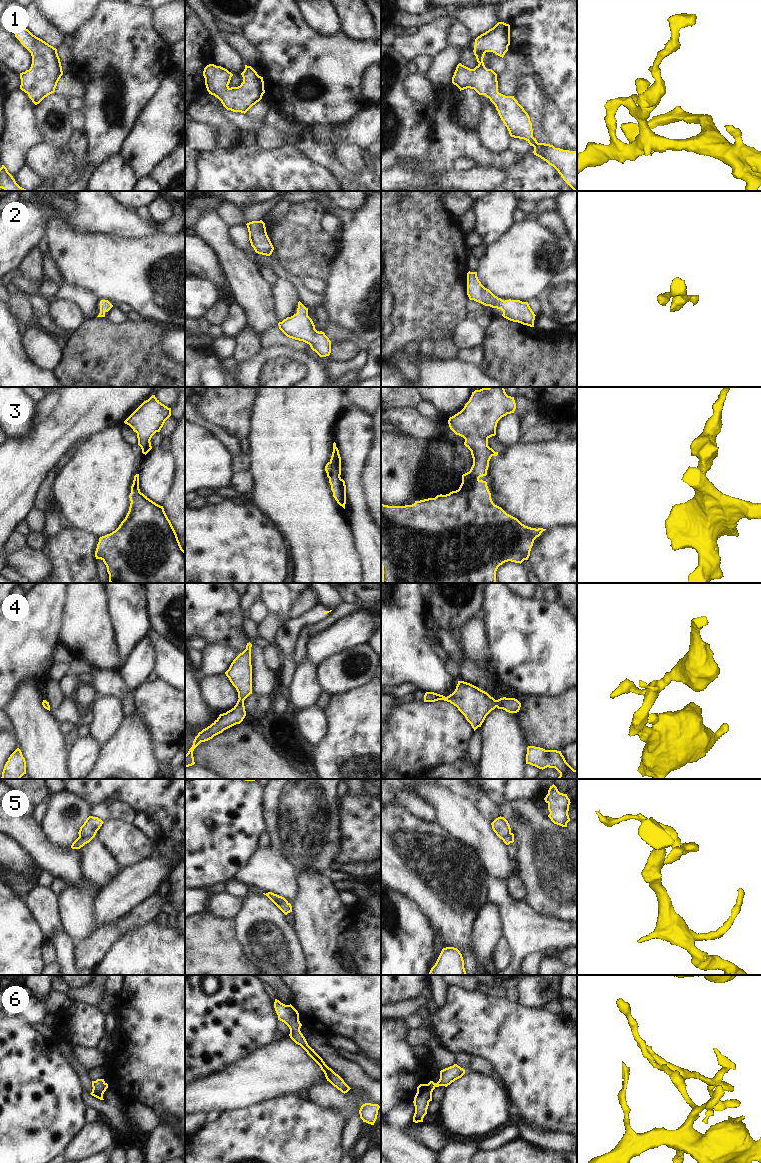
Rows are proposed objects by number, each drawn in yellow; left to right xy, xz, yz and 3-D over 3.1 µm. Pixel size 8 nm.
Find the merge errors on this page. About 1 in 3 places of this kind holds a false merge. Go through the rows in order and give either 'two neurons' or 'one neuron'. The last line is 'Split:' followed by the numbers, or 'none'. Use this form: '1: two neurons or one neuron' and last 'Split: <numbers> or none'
1: one neuron
2: one neuron
3: one neuron
4: one neuron
5: two neurons
6: one neuron
Split: 5

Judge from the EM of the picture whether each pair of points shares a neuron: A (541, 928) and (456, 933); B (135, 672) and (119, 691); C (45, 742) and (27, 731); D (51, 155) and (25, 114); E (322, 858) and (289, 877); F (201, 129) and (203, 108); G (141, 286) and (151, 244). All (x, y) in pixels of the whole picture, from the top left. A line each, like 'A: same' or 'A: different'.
A: different
B: different
C: same
D: different
E: different
F: different
G: same

